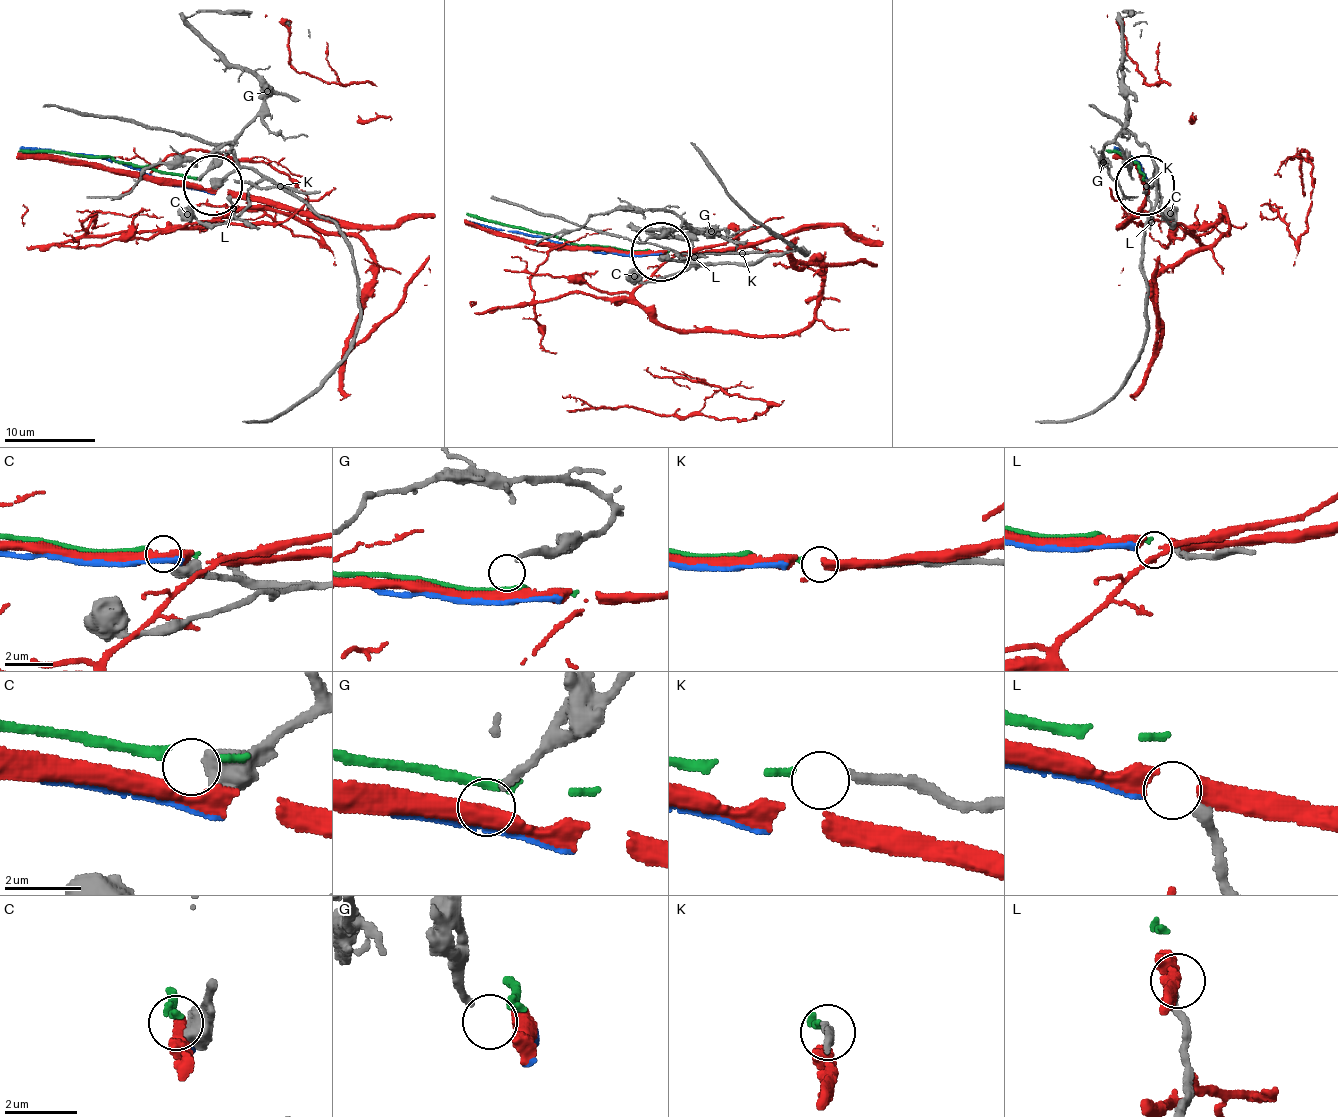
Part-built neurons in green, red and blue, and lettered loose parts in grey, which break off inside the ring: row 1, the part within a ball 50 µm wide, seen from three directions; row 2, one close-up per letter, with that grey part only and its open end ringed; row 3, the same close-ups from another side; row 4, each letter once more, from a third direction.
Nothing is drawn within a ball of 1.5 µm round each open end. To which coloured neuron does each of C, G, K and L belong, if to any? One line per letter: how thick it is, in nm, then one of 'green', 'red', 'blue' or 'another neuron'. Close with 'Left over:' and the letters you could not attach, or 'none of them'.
C: calibre 750 nm; another neuron
G: calibre 200 nm; another neuron
K: calibre 200 nm; green
L: calibre 280 nm; blue
Left over: C, G

